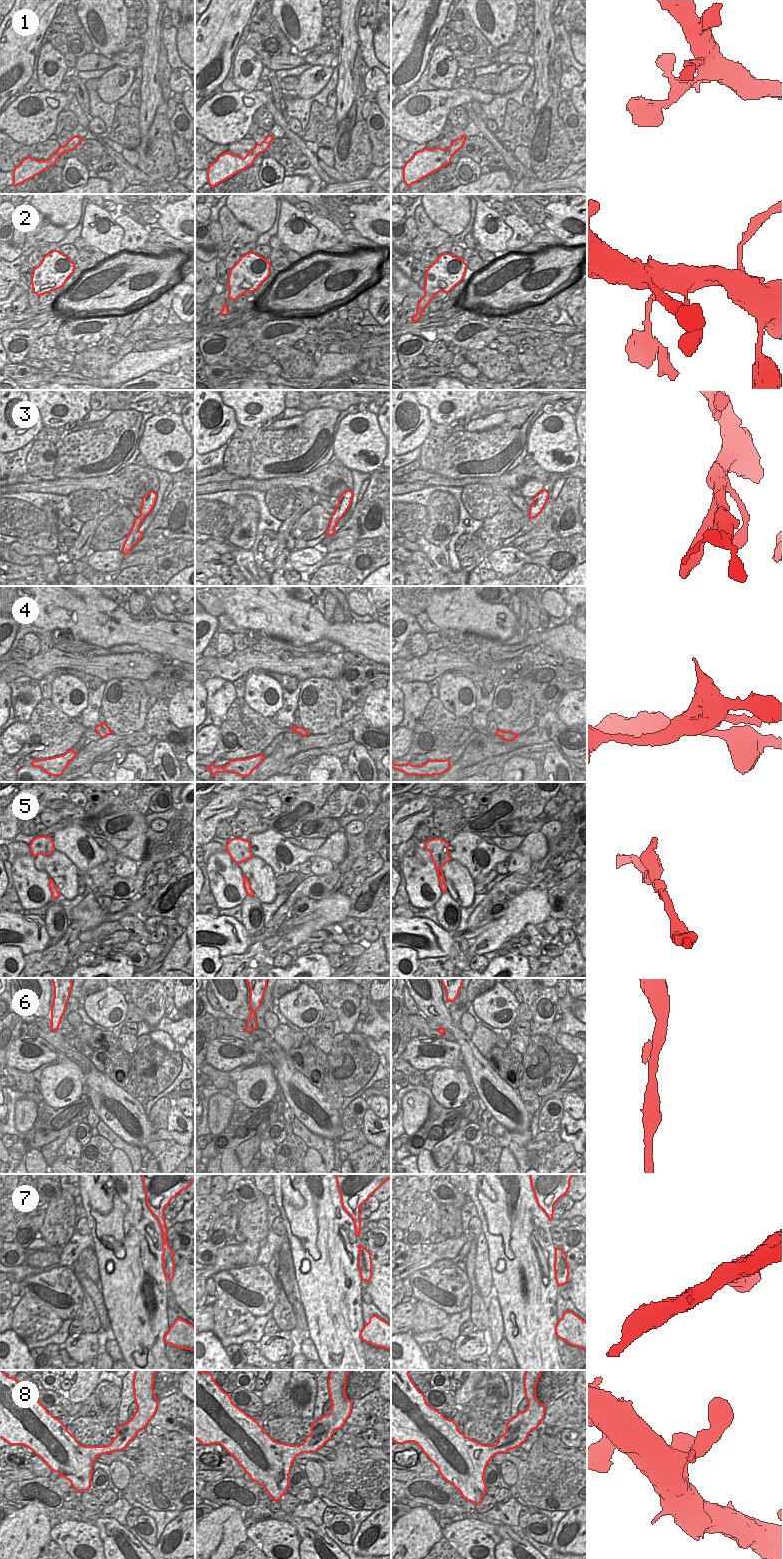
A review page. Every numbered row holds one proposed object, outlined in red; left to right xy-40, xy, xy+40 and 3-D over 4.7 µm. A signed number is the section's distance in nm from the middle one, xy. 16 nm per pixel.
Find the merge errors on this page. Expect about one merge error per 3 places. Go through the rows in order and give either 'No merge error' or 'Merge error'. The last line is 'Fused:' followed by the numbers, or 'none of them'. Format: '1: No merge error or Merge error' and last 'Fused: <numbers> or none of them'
1: No merge error
2: No merge error
3: No merge error
4: No merge error
5: No merge error
6: No merge error
7: No merge error
8: No merge error
Fused: none of them

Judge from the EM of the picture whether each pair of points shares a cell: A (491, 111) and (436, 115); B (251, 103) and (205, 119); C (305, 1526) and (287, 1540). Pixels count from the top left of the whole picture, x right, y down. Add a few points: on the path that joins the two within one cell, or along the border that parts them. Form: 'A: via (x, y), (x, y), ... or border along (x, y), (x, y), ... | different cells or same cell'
A: border along (494, 95), (488, 103), (480, 103) | different cells
B: via (240, 109), (224, 119), (216, 119) | same cell
C: border along (287, 1522), (295, 1529), (300, 1538), (299, 1548) | different cells

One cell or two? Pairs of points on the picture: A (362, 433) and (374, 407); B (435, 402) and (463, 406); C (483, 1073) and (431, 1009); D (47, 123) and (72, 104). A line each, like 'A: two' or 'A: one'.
A: two
B: one
C: one
D: two

